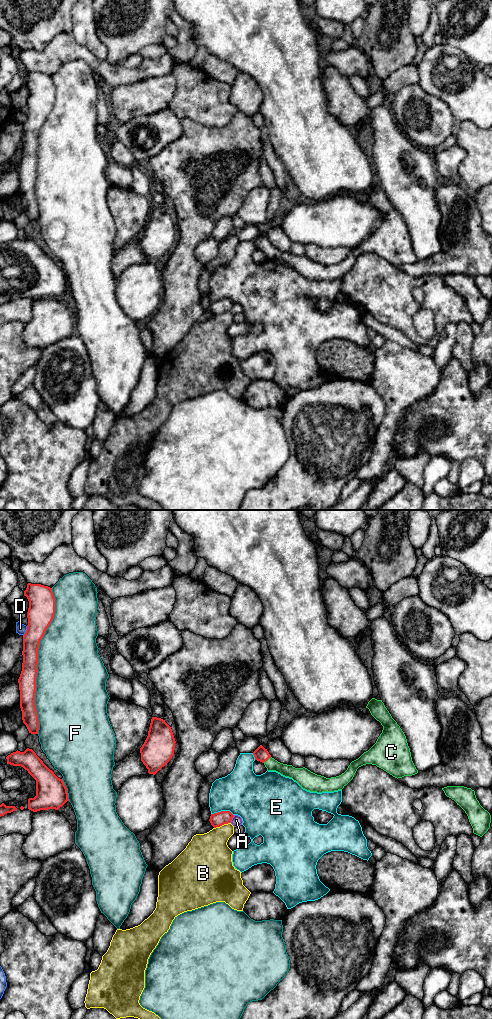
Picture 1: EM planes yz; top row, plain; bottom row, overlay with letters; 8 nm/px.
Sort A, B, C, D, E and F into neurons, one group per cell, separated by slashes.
A / B / C / D / E / F

